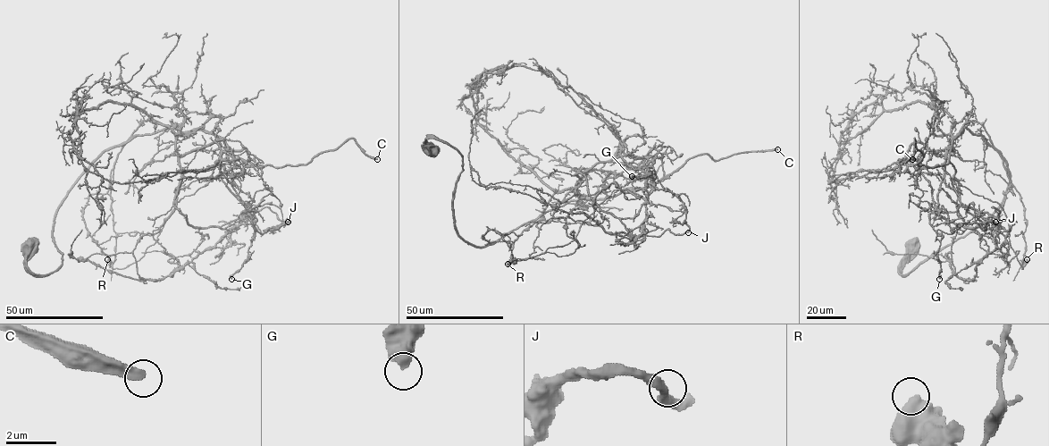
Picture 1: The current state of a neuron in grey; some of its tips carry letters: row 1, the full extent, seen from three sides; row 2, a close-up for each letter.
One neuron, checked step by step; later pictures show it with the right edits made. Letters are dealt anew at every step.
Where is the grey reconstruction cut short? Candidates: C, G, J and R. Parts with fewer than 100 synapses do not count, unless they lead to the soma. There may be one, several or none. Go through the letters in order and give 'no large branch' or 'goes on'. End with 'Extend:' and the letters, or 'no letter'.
C: goes on
G: no large branch
J: no large branch
R: no large branch
Extend: C

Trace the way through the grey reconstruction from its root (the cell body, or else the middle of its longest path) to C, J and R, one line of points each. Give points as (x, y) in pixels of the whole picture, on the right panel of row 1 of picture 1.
C: (913, 245), (901, 274), (977, 228), (1010, 170), (964, 125), (947, 164), (918, 164), (914, 138), (912, 159)
J: (913, 245), (901, 274), (977, 228), (1004, 197), (1007, 163), (963, 125), (952, 186), (981, 228), (995, 222)
R: (913, 245), (901, 274), (1004, 197), (1007, 163), (964, 125), (944, 164), (958, 212), (982, 248), (1027, 259)

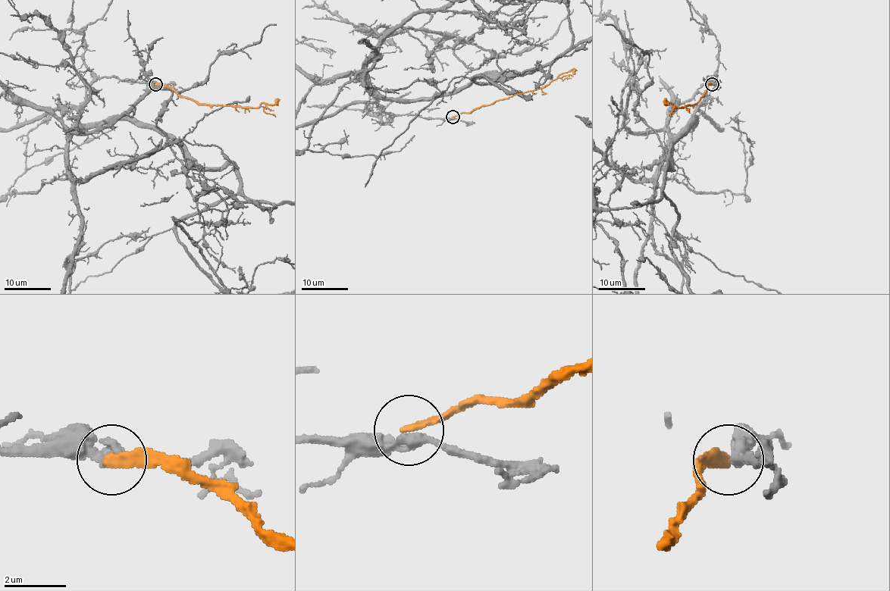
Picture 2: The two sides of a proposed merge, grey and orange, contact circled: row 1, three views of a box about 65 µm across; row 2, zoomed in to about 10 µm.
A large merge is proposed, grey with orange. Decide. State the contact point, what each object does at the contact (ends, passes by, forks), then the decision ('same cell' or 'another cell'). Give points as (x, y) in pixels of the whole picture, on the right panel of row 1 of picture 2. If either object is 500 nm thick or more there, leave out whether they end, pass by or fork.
(712, 84) | grey passes by | orange ends | another cell

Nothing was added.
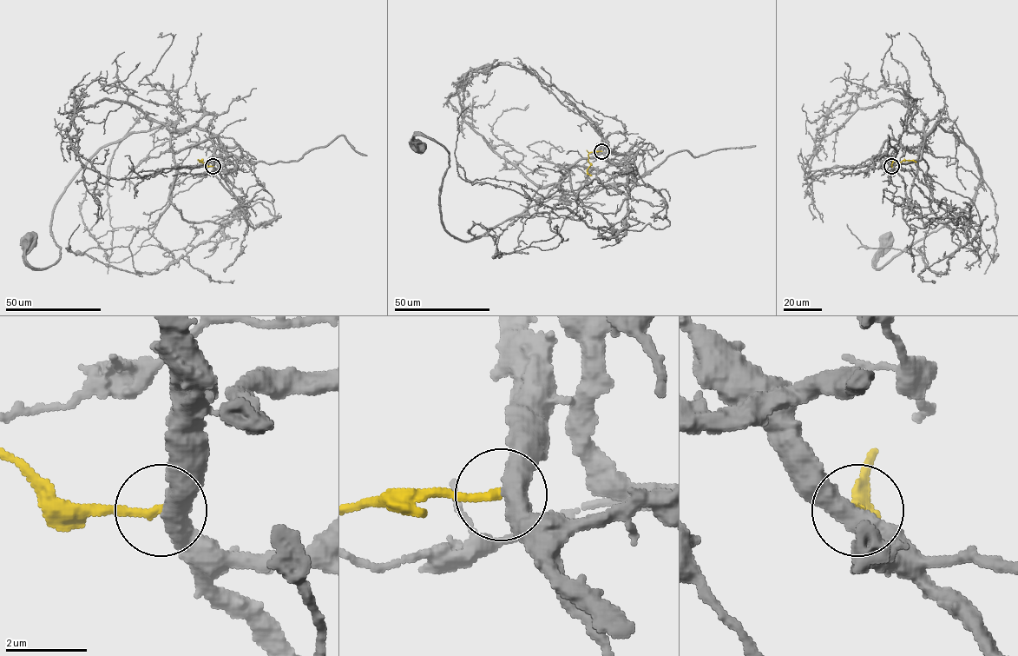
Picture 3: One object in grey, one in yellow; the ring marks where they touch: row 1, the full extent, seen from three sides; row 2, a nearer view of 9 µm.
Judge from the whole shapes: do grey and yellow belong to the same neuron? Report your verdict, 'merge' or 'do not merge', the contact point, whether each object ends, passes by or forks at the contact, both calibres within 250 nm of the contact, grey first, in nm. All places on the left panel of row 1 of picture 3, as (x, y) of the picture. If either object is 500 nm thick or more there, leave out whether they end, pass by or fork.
do not merge; place (213, 166); grey passes by; yellow ends; calibres 480 and 200 nm

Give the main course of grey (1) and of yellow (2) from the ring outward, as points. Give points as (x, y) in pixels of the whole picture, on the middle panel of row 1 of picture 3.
1: (601, 151), (602, 141), (567, 170), (564, 195), (462, 241), (440, 210), (449, 153), (414, 135), (417, 147)
2: (601, 151), (587, 155), (590, 166), (587, 172), (591, 175)

